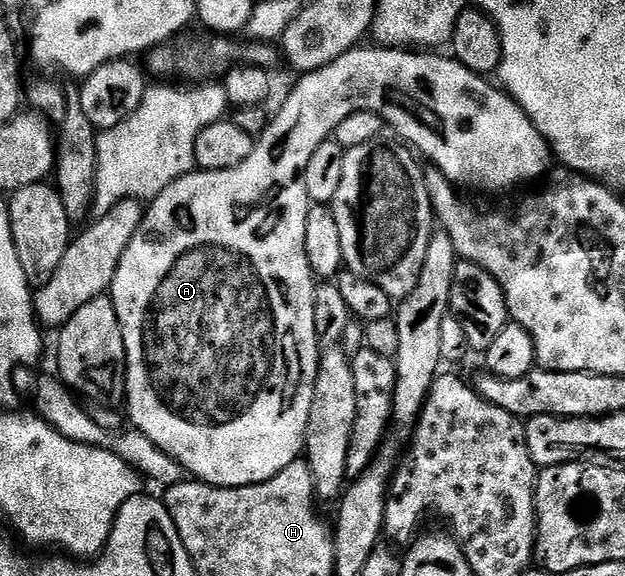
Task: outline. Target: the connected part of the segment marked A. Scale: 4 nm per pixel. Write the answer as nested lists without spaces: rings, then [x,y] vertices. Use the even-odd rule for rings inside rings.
[[[370,44],[367,50],[362,49],[355,48],[344,52],[344,56],[332,60],[332,64],[311,74],[301,75],[297,79],[298,83],[291,88],[290,95],[283,100],[278,115],[275,118],[273,115],[266,123],[266,131],[257,135],[252,156],[248,156],[244,164],[228,168],[224,172],[203,170],[185,174],[182,178],[176,179],[171,186],[164,188],[164,192],[160,192],[160,196],[156,196],[153,202],[145,207],[140,228],[136,236],[132,236],[132,244],[128,244],[116,268],[116,276],[108,291],[108,297],[114,302],[116,316],[120,320],[124,336],[126,349],[124,406],[130,409],[129,425],[144,432],[144,436],[148,436],[152,444],[168,452],[168,456],[179,462],[187,475],[210,486],[260,484],[264,480],[272,480],[272,476],[284,472],[288,464],[303,457],[308,416],[312,412],[312,388],[316,384],[320,347],[314,315],[316,279],[308,264],[308,252],[304,252],[304,220],[308,220],[312,203],[304,188],[302,173],[304,168],[308,168],[308,160],[312,160],[312,152],[316,152],[320,144],[333,139],[335,128],[343,120],[348,120],[352,112],[361,110],[378,114],[389,129],[391,126],[403,138],[399,139],[407,147],[413,148],[423,159],[426,157],[433,169],[438,170],[447,180],[454,183],[455,187],[463,191],[483,190],[486,194],[498,194],[501,190],[510,190],[513,186],[534,182],[542,173],[545,175],[551,169],[552,151],[546,143],[546,138],[540,136],[536,124],[532,124],[532,120],[520,108],[520,104],[516,104],[514,98],[495,83],[494,87],[483,75],[464,68],[464,64],[460,64],[453,57],[441,58],[438,55],[441,53],[438,52],[411,52],[406,48],[383,48],[377,44]]]

